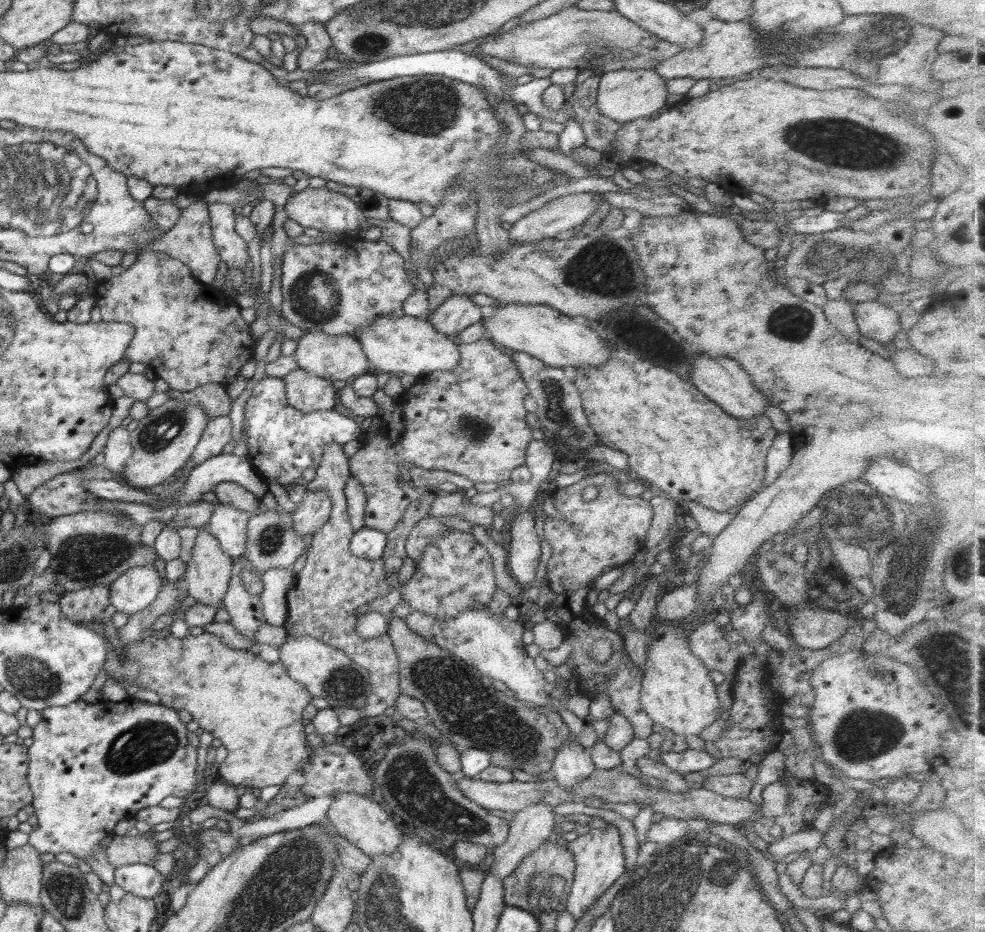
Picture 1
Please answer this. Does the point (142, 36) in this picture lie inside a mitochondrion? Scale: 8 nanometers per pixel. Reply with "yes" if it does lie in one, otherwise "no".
no

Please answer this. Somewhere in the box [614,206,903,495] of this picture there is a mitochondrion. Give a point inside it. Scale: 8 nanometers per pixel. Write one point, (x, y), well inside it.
(793, 324)

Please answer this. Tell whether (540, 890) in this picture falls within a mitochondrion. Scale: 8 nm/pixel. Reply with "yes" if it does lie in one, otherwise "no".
yes

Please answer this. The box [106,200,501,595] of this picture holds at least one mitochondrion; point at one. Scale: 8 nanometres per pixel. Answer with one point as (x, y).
(316, 297)

